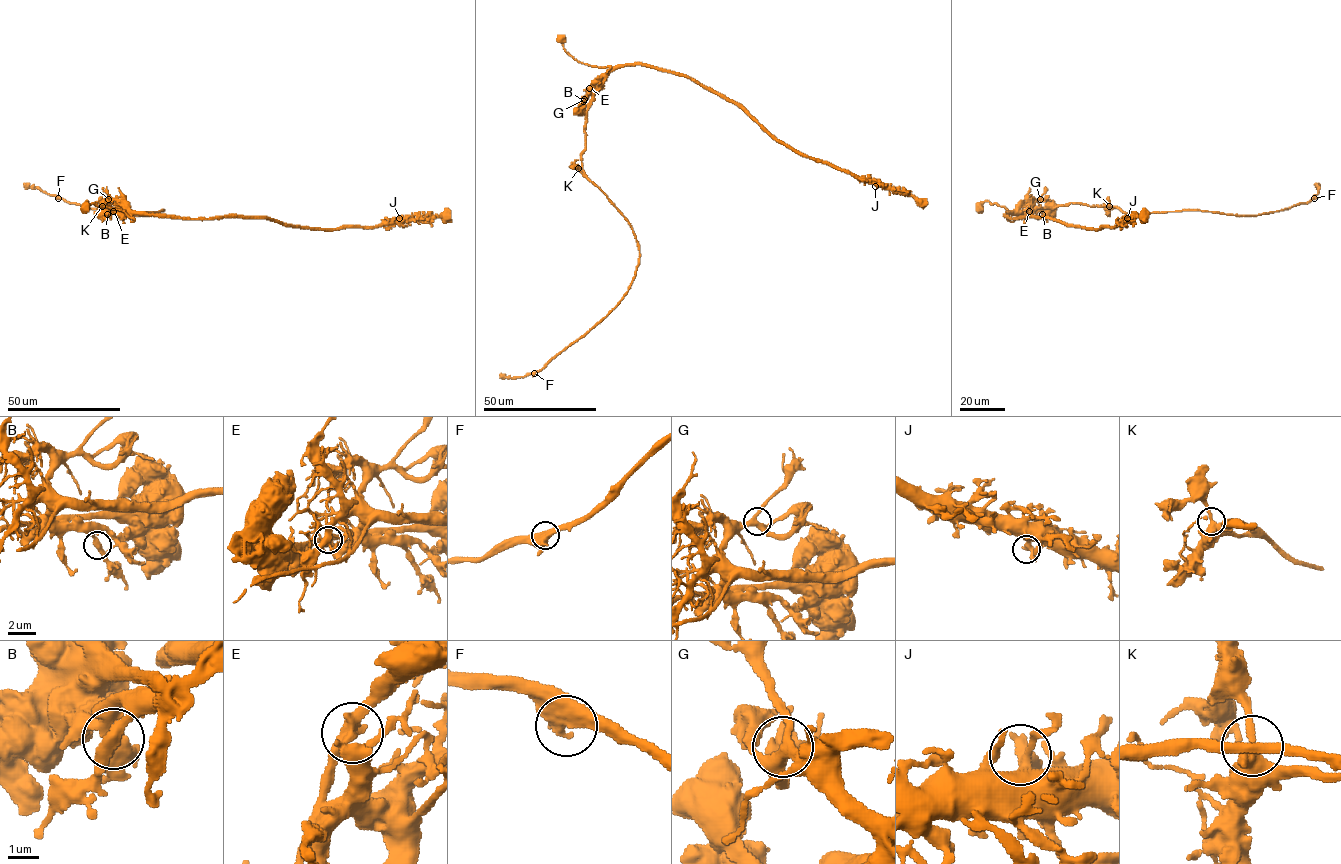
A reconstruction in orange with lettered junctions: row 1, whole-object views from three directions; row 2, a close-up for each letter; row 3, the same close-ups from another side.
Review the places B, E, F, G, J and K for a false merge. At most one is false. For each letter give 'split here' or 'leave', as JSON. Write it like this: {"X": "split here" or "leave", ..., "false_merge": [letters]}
{"B": "leave", "E": "split here", "F": "leave", "G": "leave", "J": "leave", "K": "leave", "false_merge": ["E"]}

